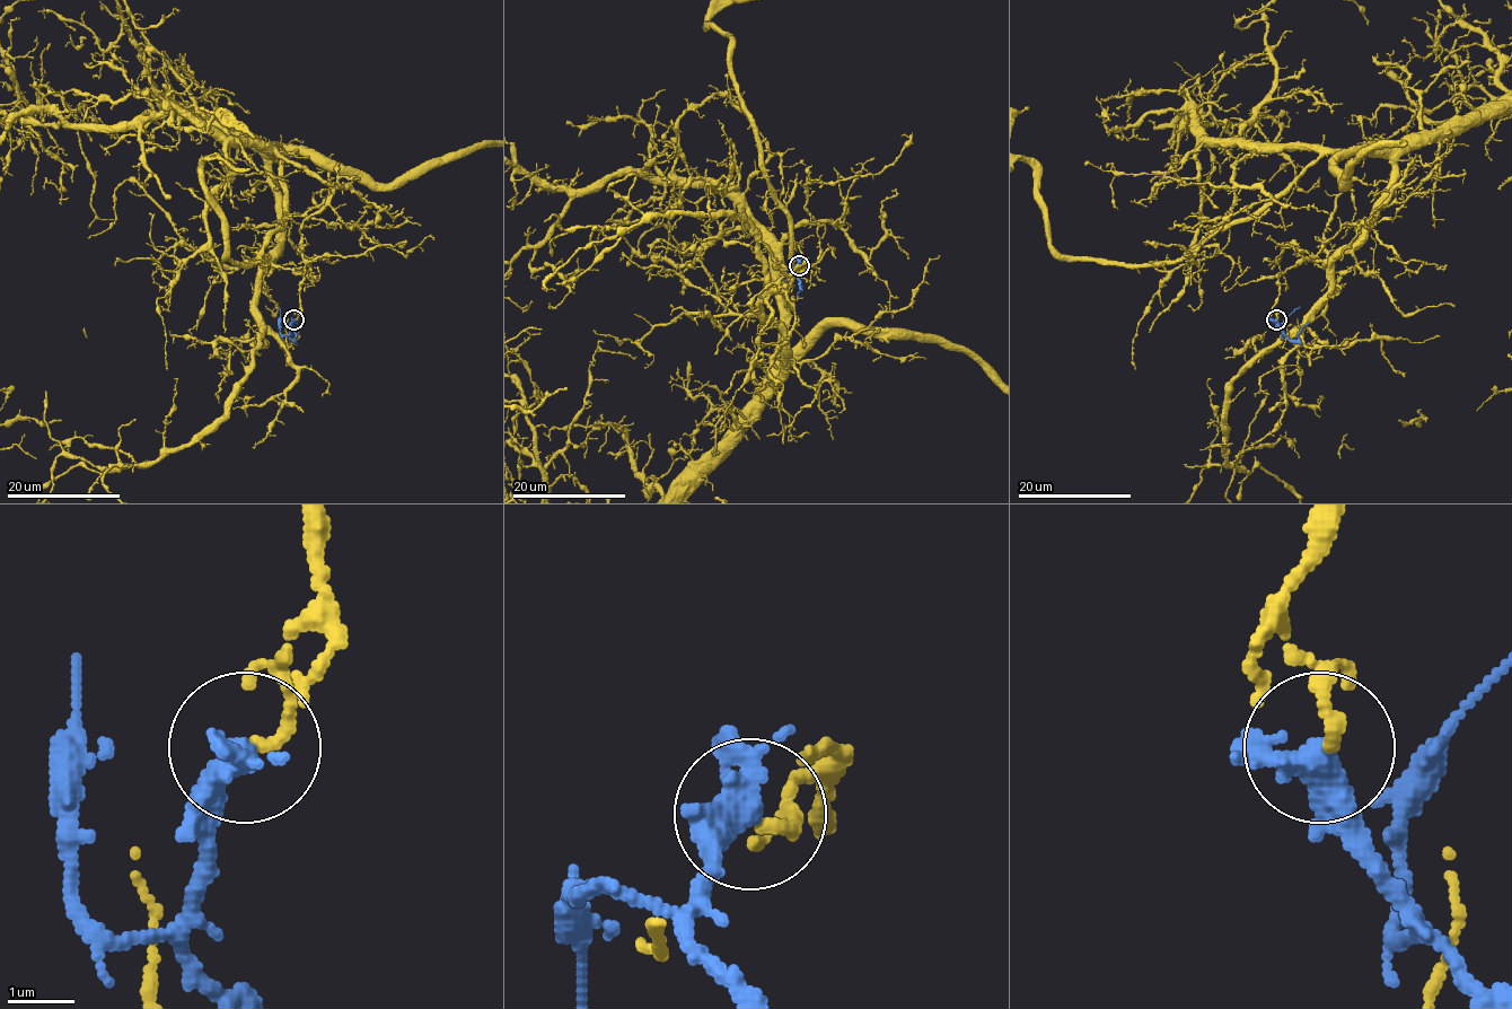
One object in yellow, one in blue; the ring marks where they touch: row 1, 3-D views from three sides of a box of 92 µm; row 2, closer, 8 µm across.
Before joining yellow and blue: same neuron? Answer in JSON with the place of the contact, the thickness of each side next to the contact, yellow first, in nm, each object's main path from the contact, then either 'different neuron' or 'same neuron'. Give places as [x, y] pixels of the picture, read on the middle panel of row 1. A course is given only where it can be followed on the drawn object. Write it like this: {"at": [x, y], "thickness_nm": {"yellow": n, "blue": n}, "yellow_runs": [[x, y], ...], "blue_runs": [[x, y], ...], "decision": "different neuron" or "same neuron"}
{"at": [799, 265], "thickness_nm": {"yellow": 200, "blue": 320}, "yellow_runs": [[801, 266], [758, 306], [782, 334], [775, 382], [790, 221], [758, 167], [730, 40], [708, 23]], "decision": "different neuron"}

